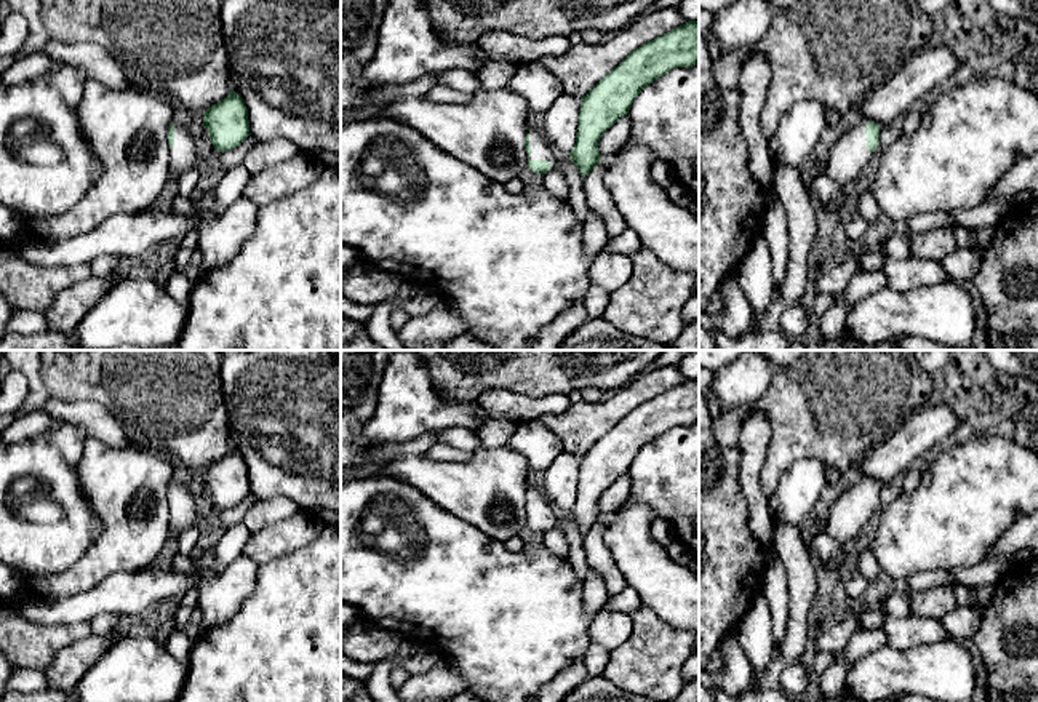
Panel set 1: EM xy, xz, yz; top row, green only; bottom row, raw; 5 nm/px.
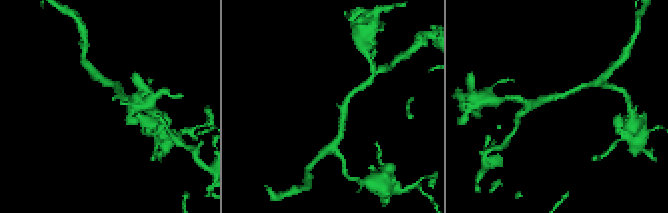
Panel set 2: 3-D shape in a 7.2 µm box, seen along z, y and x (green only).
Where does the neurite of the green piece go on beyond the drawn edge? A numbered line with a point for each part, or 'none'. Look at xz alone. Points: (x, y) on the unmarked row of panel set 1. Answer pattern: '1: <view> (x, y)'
1: xz (541, 507)

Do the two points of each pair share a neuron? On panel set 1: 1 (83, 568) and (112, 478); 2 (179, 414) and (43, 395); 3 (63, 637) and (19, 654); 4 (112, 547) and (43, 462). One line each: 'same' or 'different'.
1: same
2: different
3: same
4: different

